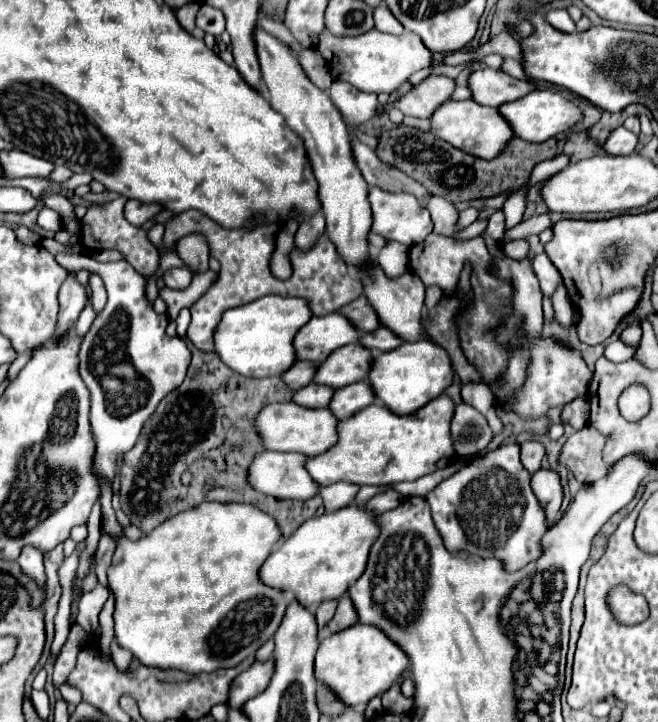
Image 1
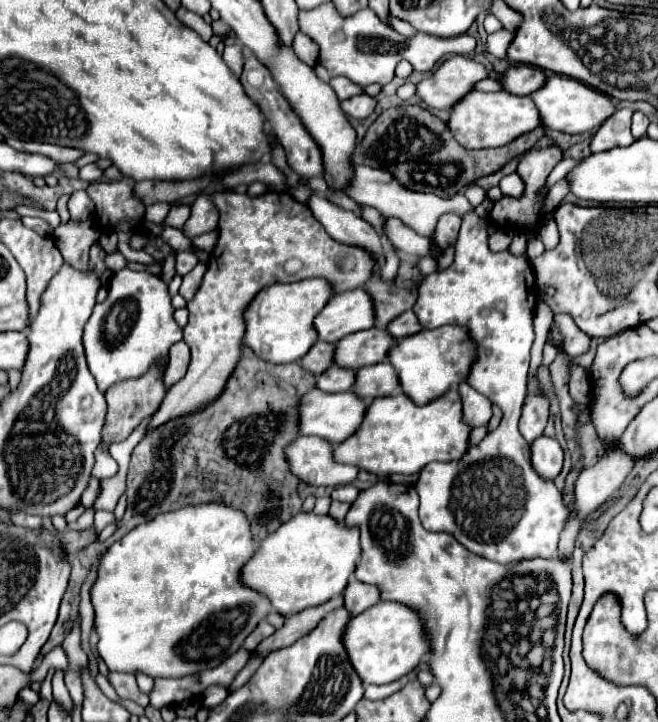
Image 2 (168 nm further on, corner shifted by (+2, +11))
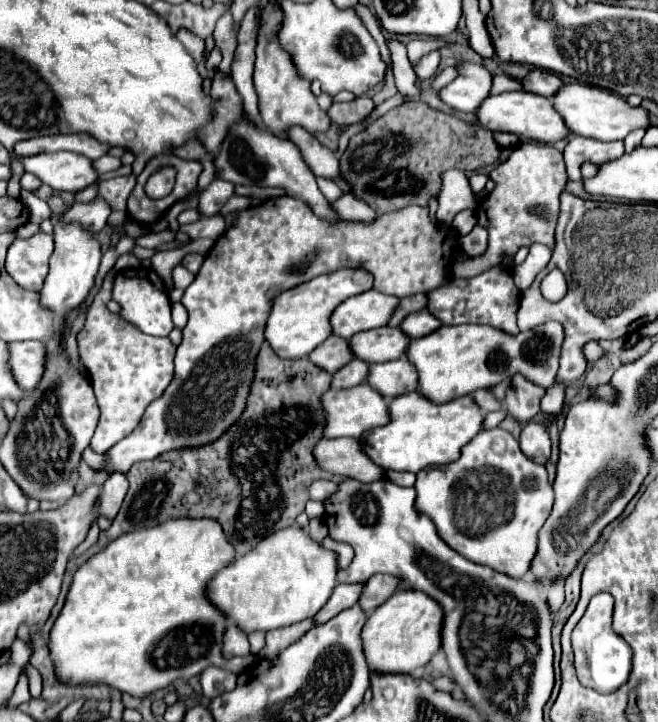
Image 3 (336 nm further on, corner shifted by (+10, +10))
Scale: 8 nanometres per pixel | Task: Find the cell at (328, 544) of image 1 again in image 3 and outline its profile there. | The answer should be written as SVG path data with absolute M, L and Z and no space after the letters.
M289 526L269 534L249 554L219 570L209 582L207 594L247 634L253 630L269 632L315 616L337 586L337 570L337 552L323 548L303 528Z

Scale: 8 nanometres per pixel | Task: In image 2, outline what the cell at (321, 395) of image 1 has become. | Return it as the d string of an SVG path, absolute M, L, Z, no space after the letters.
M333 365L323 375L317 377L317 389L327 393L351 391L353 387L355 387L355 371L339 367L339 365Z

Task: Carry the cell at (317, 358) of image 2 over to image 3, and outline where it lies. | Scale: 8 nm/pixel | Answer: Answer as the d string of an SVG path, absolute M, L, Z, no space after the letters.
M329 336L321 346L317 346L317 350L309 354L309 360L315 366L321 366L321 370L329 370L329 374L335 374L335 370L345 366L351 358L353 354L347 346L347 340L337 336Z

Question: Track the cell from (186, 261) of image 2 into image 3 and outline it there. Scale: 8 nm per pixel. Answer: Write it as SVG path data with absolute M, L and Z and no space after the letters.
M187 254L183 260L181 260L181 266L185 266L189 272L197 274L199 268L203 264L203 256L201 254Z

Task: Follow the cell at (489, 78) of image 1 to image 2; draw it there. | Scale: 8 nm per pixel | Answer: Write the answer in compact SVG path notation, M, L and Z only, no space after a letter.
M521 65L521 67L513 67L509 69L503 77L501 83L505 87L505 91L513 93L513 95L529 95L539 91L545 85L545 73L533 65Z

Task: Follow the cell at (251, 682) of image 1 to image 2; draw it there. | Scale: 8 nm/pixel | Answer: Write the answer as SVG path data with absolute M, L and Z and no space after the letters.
M343 595L333 597L325 605L313 607L313 609L305 609L305 611L301 611L297 615L287 617L285 619L285 625L281 629L277 629L271 637L263 639L261 645L257 647L257 651L261 655L267 655L269 651L275 651L275 649L283 649L283 647L293 645L297 639L301 639L303 635L307 635L309 631L313 631L323 617L327 617L331 611L335 611L339 607L343 607Z

